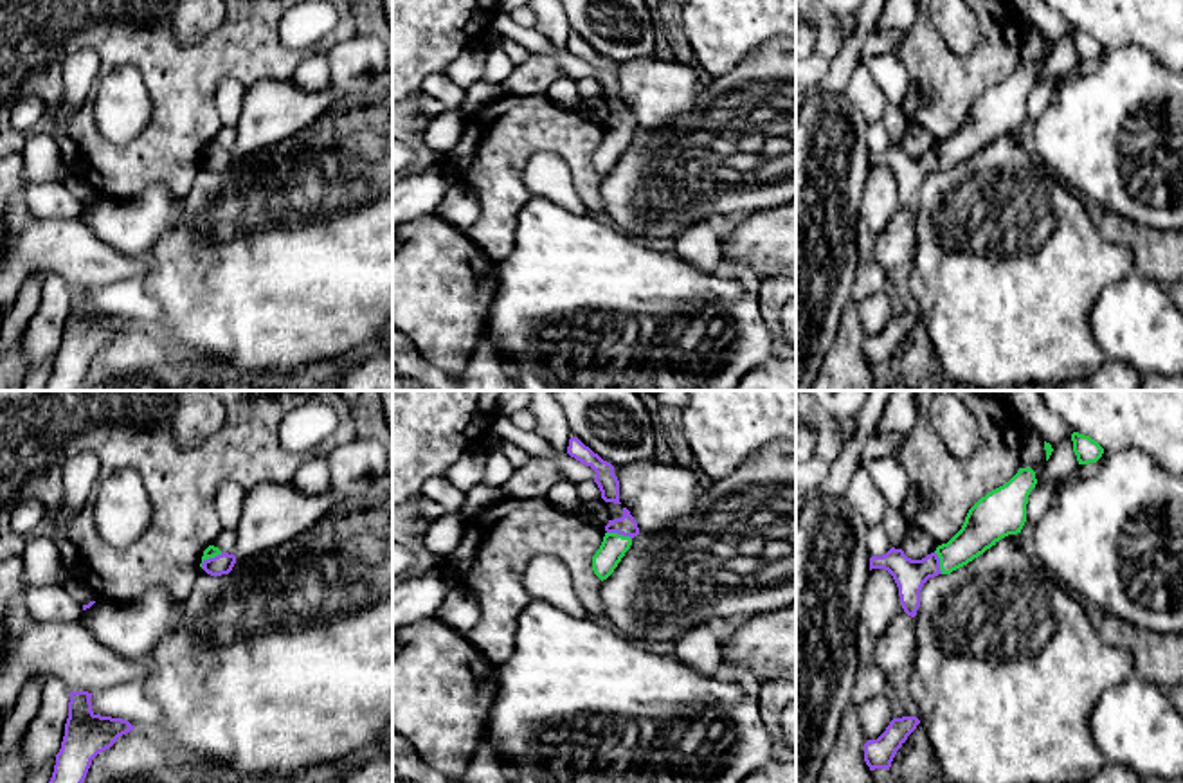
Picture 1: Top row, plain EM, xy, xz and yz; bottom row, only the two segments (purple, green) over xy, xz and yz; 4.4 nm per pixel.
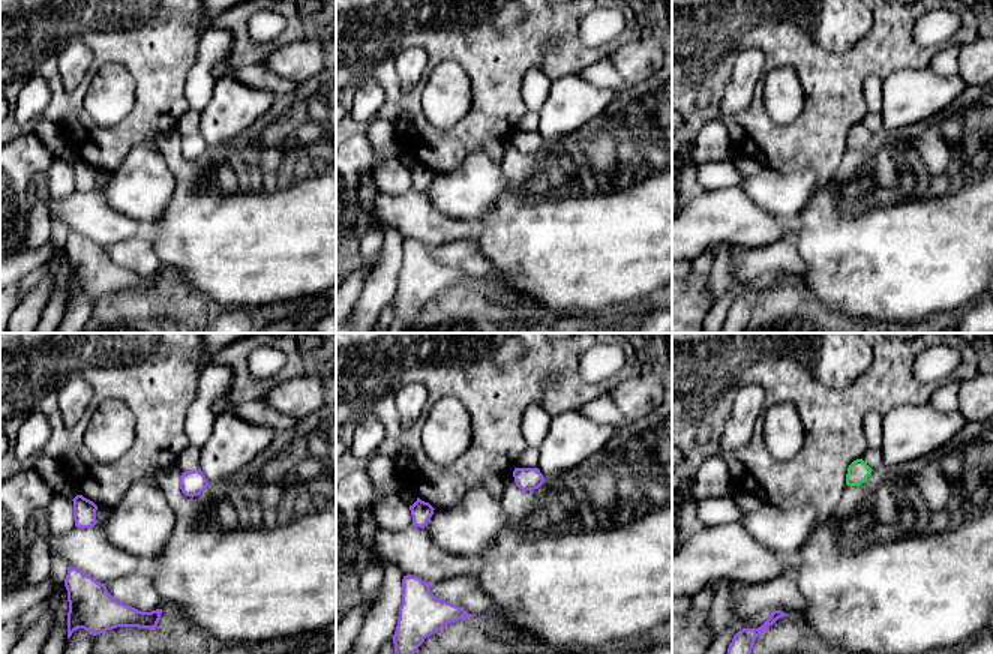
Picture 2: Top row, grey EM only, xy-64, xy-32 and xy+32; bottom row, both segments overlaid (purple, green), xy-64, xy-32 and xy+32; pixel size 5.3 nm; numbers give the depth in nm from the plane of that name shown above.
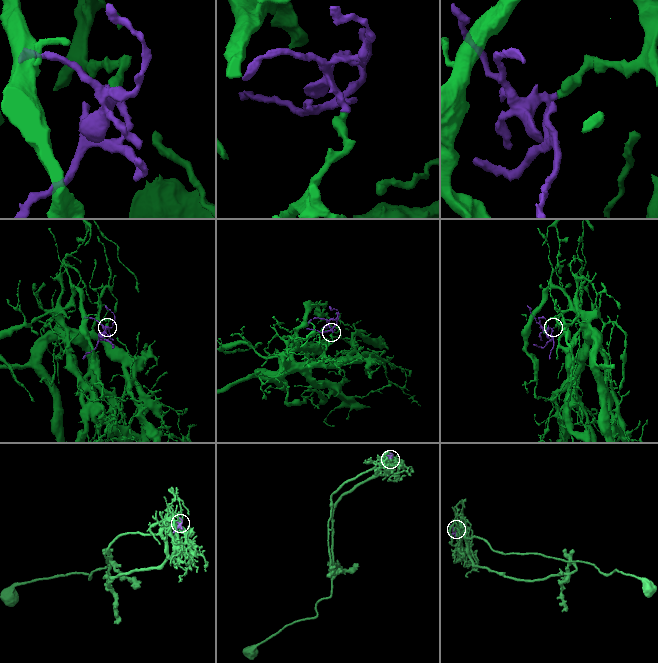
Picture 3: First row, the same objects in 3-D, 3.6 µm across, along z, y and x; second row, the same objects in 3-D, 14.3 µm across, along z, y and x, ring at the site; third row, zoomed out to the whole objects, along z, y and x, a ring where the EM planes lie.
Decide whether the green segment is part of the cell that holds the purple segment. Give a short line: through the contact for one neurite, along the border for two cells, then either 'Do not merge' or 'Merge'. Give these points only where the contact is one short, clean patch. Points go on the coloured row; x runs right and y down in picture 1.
Line: xy (222, 564), (211, 558), (211, 551). Merge

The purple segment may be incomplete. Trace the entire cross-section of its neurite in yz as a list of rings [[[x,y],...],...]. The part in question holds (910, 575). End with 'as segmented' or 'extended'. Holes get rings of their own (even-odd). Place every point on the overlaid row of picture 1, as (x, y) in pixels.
[[[1019,468],[1008,482],[981,497],[969,509],[962,529],[935,553],[922,560],[911,560],[902,549],[891,547],[886,554],[870,558],[870,571],[884,569],[893,576],[904,612],[915,617],[920,607],[920,590],[929,578],[951,574],[1001,538],[1021,533],[1026,522],[1028,495],[1035,484],[1035,472]]] | extended

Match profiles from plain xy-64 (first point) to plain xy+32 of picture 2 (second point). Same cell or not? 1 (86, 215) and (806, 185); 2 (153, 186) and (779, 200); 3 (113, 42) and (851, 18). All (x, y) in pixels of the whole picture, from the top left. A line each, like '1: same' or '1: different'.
1: different
2: same
3: different

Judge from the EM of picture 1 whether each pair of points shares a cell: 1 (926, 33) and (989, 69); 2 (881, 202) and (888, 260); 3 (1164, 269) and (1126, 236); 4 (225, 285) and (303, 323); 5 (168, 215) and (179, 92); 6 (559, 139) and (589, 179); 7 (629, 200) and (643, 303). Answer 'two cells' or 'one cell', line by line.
1: one cell
2: two cells
3: one cell
4: one cell
5: two cells
6: one cell
7: two cells

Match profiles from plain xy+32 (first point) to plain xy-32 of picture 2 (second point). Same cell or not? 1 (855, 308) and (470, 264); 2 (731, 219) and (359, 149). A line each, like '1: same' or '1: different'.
1: different
2: different

